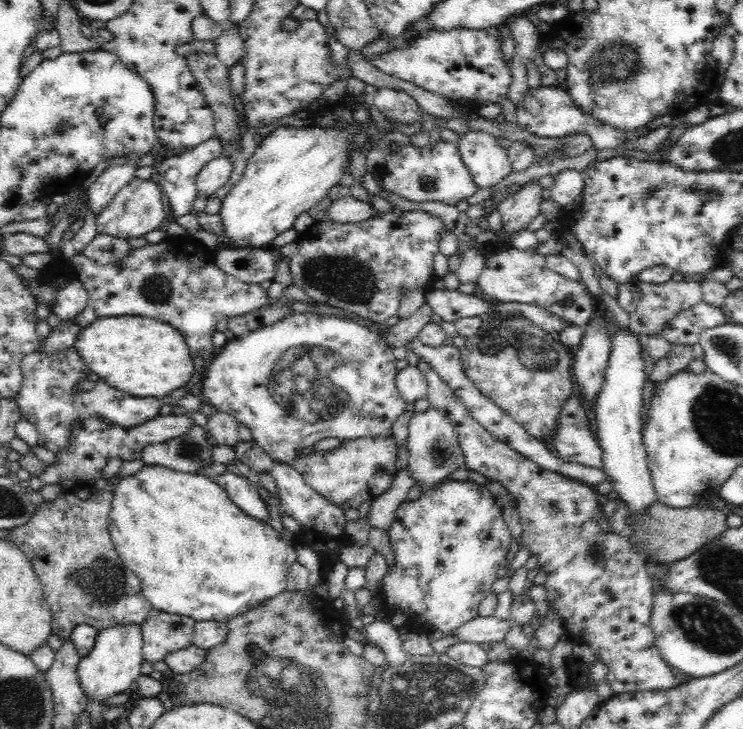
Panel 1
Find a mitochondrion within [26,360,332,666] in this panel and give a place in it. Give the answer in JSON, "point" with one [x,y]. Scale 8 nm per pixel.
{"point":[102,580]}

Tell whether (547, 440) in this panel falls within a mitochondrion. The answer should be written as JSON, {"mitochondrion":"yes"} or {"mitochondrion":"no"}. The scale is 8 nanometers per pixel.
{"mitochondrion":"no"}

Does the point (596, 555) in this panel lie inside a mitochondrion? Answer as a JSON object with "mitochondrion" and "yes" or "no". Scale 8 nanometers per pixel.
{"mitochondrion":"yes"}

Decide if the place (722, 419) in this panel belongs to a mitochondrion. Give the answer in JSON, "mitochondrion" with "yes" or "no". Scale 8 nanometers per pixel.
{"mitochondrion":"yes"}

